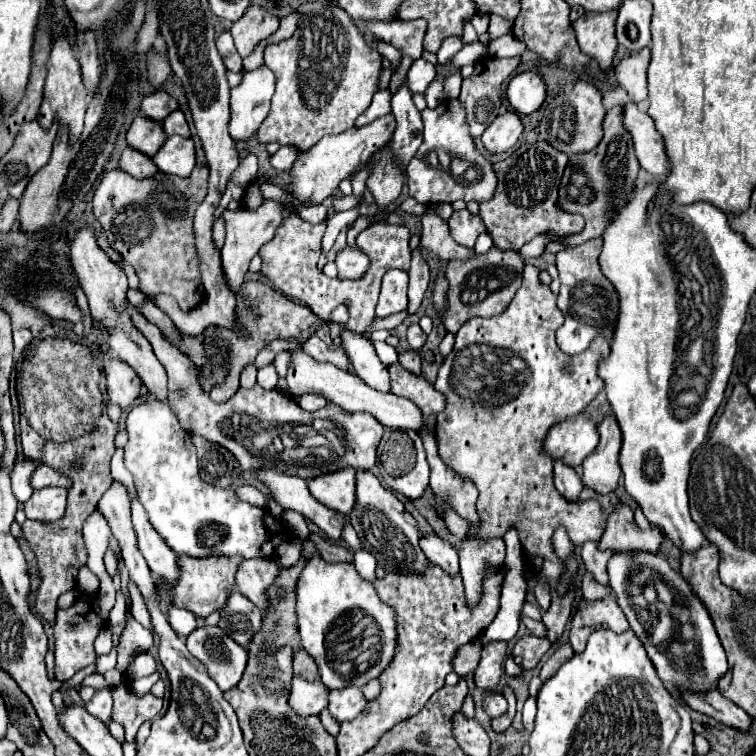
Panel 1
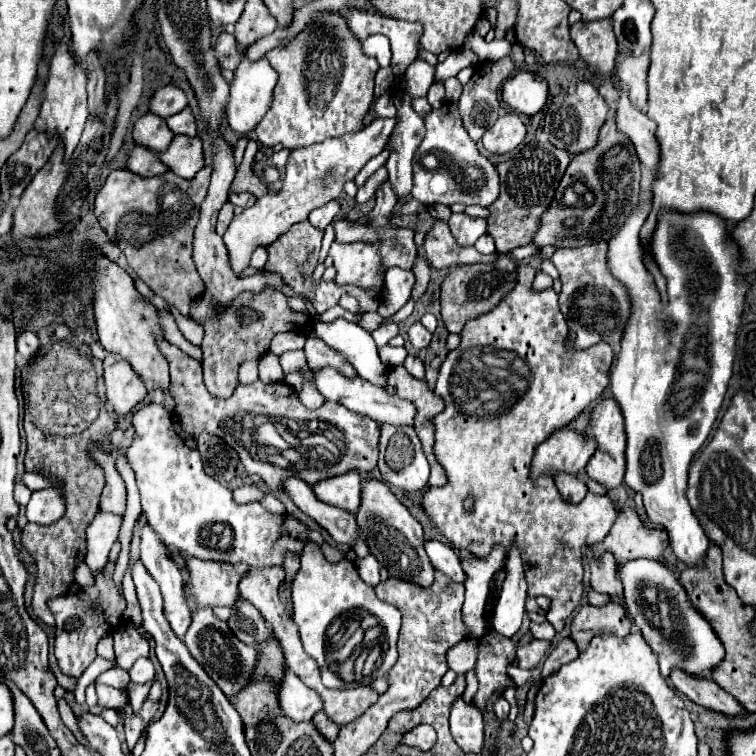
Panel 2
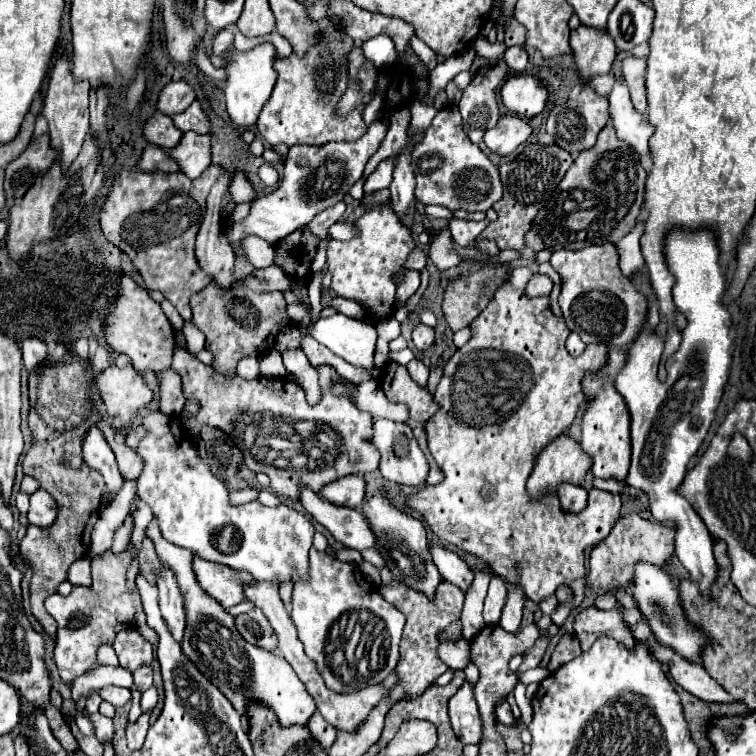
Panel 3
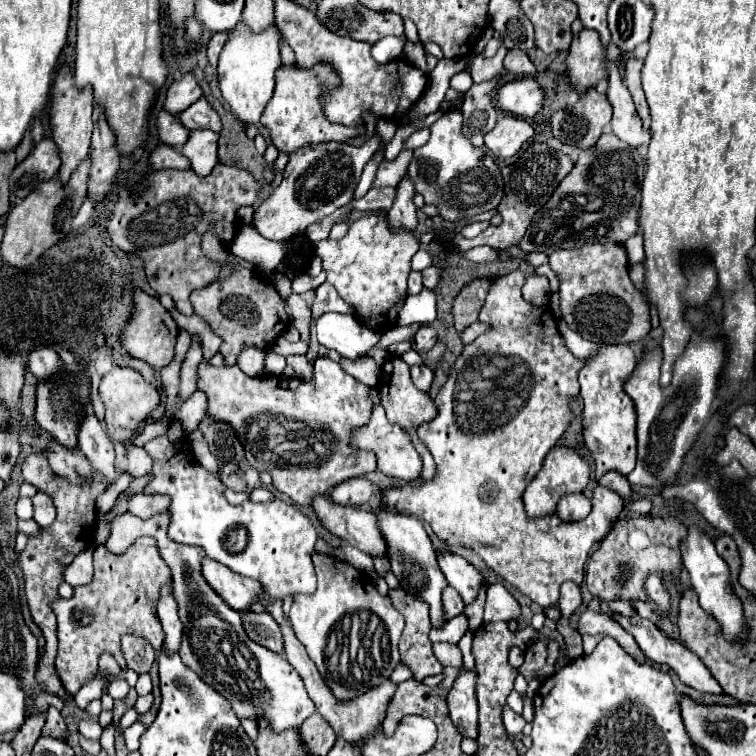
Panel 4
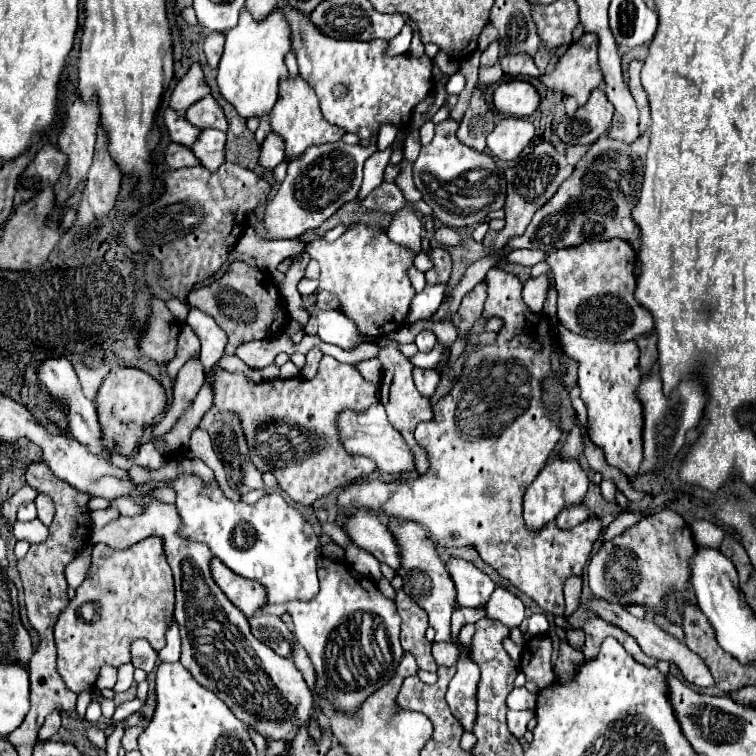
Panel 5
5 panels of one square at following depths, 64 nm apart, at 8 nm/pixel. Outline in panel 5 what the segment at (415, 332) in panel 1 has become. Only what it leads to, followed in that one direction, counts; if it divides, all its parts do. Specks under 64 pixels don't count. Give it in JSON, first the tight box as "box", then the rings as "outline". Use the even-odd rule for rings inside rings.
{"box":[416,330,436,352],"outline":[[[424,330],[416,336],[416,346],[420,352],[430,352],[434,348],[434,344],[436,344],[436,336],[430,330]]]}

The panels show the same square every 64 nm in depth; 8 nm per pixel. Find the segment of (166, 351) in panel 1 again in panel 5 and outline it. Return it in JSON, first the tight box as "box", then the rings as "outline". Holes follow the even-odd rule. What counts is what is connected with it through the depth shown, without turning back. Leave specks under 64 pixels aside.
{"box":[204,356,378,506],"outline":[[[322,356],[312,380],[276,378],[252,382],[240,372],[220,370],[218,366],[204,374],[204,380],[214,392],[214,408],[240,416],[252,464],[260,472],[272,472],[278,486],[294,502],[312,506],[332,490],[376,470],[372,458],[350,456],[338,440],[336,418],[344,408],[368,408],[378,402],[378,386],[366,382],[352,364],[342,364],[332,356]]]}

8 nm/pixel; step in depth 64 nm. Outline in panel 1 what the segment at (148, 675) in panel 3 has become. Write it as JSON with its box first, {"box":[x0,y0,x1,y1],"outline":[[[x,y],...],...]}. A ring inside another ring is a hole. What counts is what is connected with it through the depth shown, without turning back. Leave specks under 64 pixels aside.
{"box":[126,654,156,680],"outline":[[[140,654],[130,666],[128,666],[128,670],[126,670],[126,676],[130,678],[130,680],[136,680],[136,678],[142,678],[142,676],[148,676],[148,674],[152,674],[152,672],[156,672],[156,660],[152,658],[152,654]]]}

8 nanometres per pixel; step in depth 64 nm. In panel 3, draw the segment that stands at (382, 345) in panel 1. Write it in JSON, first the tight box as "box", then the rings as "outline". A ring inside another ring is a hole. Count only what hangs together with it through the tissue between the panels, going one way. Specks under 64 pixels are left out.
{"box":[388,348,414,366],"outline":[[[404,348],[404,350],[398,350],[398,352],[388,352],[388,360],[396,362],[396,364],[404,364],[406,366],[412,358],[414,358],[414,354],[412,354],[410,348]]]}

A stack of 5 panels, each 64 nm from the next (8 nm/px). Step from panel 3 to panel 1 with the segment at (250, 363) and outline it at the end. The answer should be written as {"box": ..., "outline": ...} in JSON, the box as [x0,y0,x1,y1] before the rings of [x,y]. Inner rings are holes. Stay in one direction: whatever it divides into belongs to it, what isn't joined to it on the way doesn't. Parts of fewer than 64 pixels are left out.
{"box":[240,364,257,388],"outline":[[[249,364],[240,375],[240,387],[252,388],[256,384],[257,368],[254,364]]]}

